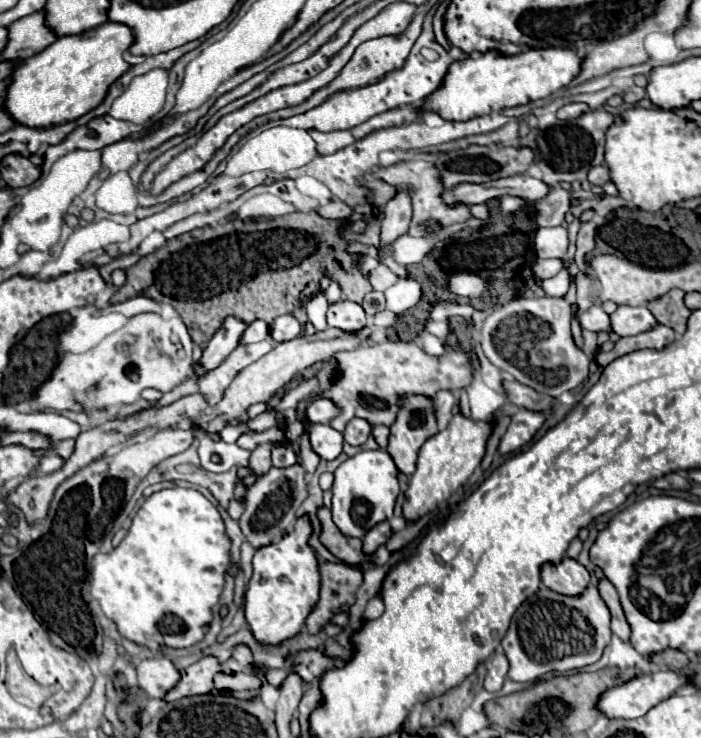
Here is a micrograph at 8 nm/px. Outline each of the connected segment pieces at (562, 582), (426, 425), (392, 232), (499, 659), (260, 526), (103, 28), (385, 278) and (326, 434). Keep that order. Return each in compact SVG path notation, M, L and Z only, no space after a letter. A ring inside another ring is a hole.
M565 556L559 564L543 564L541 566L541 580L553 592L565 596L577 596L589 582L589 572L577 560Z
M405 394L399 398L397 402L399 406L399 412L397 412L397 418L393 422L393 426L389 428L391 434L389 434L389 446L387 446L387 452L391 454L391 458L395 460L397 468L411 476L415 472L415 462L417 462L417 452L419 448L423 446L423 442L427 438L431 438L435 432L437 432L437 420L435 420L435 402L433 398L429 396L419 396L419 394Z
M407 190L397 192L397 196L383 208L381 220L381 246L379 252L385 254L385 248L391 246L399 236L407 234L411 222L411 196Z
M497 652L489 658L487 662L487 676L485 676L485 690L489 692L499 692L503 682L505 682L505 676L507 676L507 670L509 670L509 662L505 658L505 654Z
M295 464L291 468L285 468L285 470L271 468L265 476L257 478L253 486L249 486L247 496L245 496L245 512L239 520L239 526L241 526L241 532L243 532L245 540L255 550L281 540L283 532L287 528L291 528L293 520L297 518L295 516L297 508L307 498L303 476L305 476L305 468L299 466L299 464ZM247 502L249 502L249 506L247 506Z
M105 22L75 36L57 38L39 54L15 62L3 102L5 112L17 124L29 128L49 128L77 120L99 106L103 96L107 96L107 88L129 68L129 64L123 62L123 52L131 44L131 30L115 22Z
M383 262L369 274L369 282L373 290L379 290L379 292L385 292L391 284L395 284L395 280L397 280L397 274L393 274Z
M311 424L311 446L323 460L333 460L343 452L343 434L327 424Z

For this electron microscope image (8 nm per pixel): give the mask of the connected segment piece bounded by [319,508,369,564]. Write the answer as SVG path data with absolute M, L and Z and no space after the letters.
M321 508L319 518L321 518L321 524L323 524L321 540L337 558L341 558L347 564L363 564L363 562L369 560L361 552L361 540L359 538L349 538L345 534L341 534L341 530L331 520L329 508Z

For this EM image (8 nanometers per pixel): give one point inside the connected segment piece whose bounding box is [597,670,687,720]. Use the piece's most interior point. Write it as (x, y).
(632, 699)

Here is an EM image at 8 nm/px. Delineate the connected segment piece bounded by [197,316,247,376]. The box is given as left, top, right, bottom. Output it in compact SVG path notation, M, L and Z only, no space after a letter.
M227 316L219 330L209 341L202 353L201 362L197 366L197 376L207 374L209 370L217 368L239 344L247 324L235 316Z

